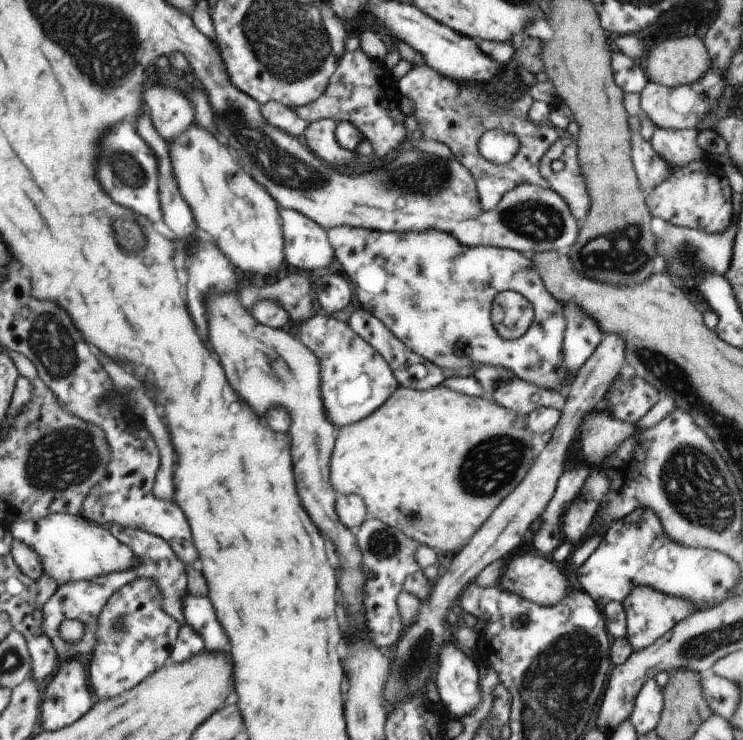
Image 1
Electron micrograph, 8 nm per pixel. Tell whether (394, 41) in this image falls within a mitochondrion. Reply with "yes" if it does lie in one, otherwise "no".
no

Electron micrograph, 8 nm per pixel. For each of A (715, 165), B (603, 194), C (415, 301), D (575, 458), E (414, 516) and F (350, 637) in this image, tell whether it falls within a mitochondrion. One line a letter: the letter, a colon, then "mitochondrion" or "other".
A: other
B: other
C: mitochondrion
D: other
E: mitochondrion
F: other

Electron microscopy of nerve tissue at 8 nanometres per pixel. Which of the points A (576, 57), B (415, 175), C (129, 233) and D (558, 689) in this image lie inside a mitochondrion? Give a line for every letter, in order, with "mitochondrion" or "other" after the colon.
A: other
B: mitochondrion
C: mitochondrion
D: mitochondrion

